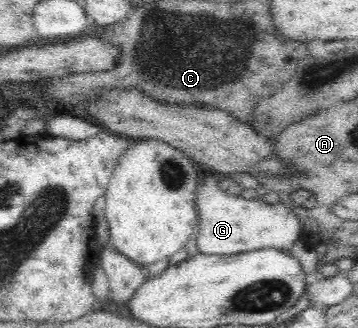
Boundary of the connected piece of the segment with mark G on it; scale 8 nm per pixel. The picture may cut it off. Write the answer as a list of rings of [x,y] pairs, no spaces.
[[[215,176],[207,178],[199,183],[194,198],[200,221],[199,231],[195,235],[199,254],[239,254],[267,246],[291,253],[289,249],[303,236],[303,226],[291,208],[281,202],[271,204],[262,199],[228,195],[219,187],[220,180]]]

